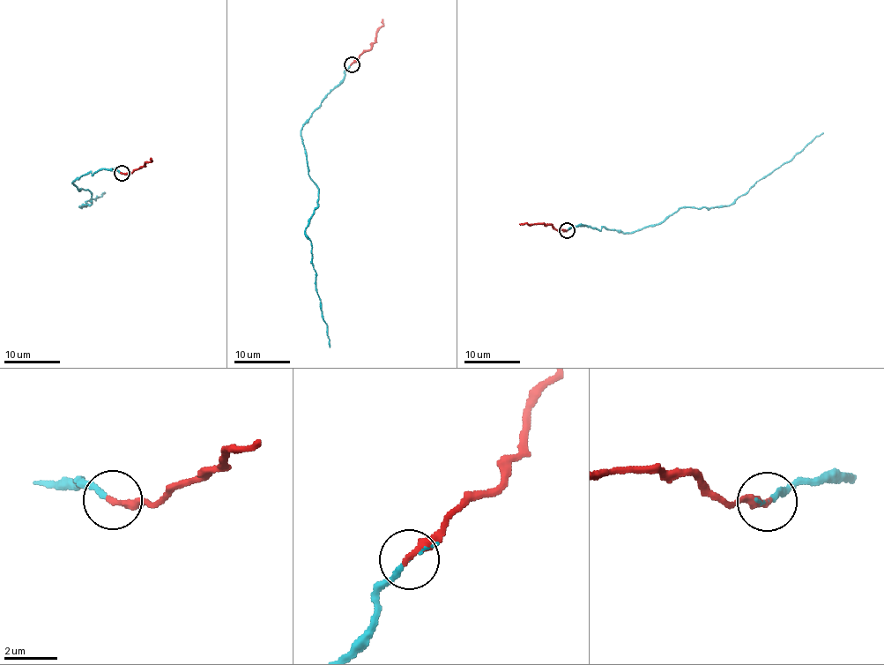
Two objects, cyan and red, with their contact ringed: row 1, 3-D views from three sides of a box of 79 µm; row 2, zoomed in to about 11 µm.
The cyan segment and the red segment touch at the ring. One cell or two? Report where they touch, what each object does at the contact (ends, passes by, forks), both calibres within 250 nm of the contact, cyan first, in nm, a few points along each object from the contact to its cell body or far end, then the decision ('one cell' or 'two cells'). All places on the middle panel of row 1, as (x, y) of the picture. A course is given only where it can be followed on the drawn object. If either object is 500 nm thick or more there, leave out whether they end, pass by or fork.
place (352, 64); cyan ends; red ends; calibres 170 and 280 nm; course cyan (352, 64), (301, 130), (308, 172), (319, 191), (317, 207), (305, 235), (311, 242), (312, 265), (330, 347); course red (352, 64), (371, 48), (375, 33), (383, 25), (382, 18); one cell

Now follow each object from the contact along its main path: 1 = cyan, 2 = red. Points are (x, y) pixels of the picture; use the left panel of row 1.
1: (122, 173), (103, 168), (72, 182), (78, 191), (88, 190), (92, 195), (91, 204), (79, 208), (106, 193)
2: (122, 173), (131, 174), (151, 159)

